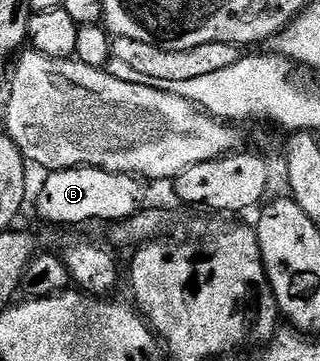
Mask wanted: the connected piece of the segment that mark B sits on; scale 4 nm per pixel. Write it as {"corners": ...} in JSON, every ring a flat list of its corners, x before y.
{"corners":[[86,165,80,169,59,169,48,174,37,193,37,213,45,221,57,225,85,225,88,221,127,221,141,212,145,201,145,189,142,178,131,173,112,173,106,169,96,169]]}

